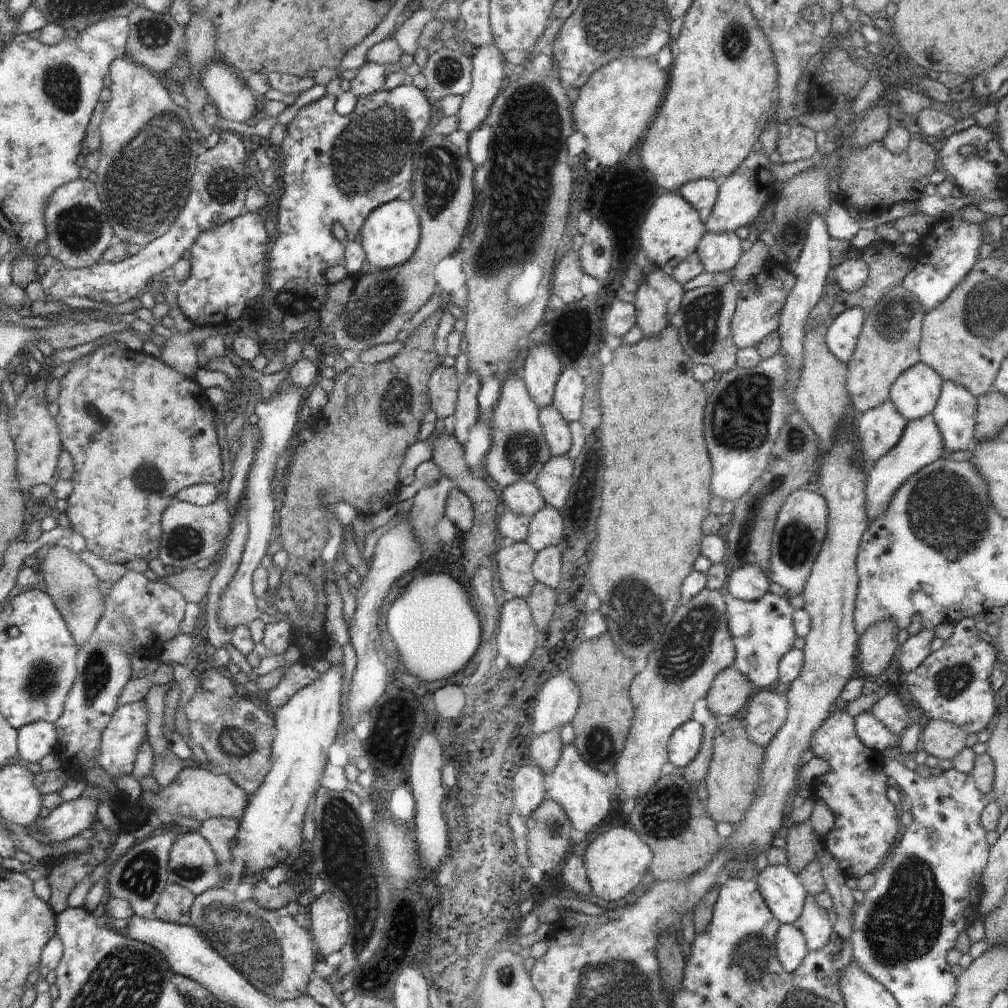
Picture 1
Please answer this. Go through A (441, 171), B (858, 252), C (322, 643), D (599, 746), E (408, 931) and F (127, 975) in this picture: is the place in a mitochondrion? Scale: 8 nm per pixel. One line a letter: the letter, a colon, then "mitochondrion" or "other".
A: mitochondrion
B: other
C: other
D: mitochondrion
E: other
F: mitochondrion

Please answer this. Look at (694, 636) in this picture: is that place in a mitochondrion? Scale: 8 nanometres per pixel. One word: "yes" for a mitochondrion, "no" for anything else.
yes

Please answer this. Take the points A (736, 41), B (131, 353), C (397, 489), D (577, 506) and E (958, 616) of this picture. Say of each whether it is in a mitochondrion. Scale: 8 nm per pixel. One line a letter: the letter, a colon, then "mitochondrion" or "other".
A: mitochondrion
B: other
C: other
D: other
E: other

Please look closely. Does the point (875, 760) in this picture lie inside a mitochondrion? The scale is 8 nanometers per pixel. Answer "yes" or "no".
no

